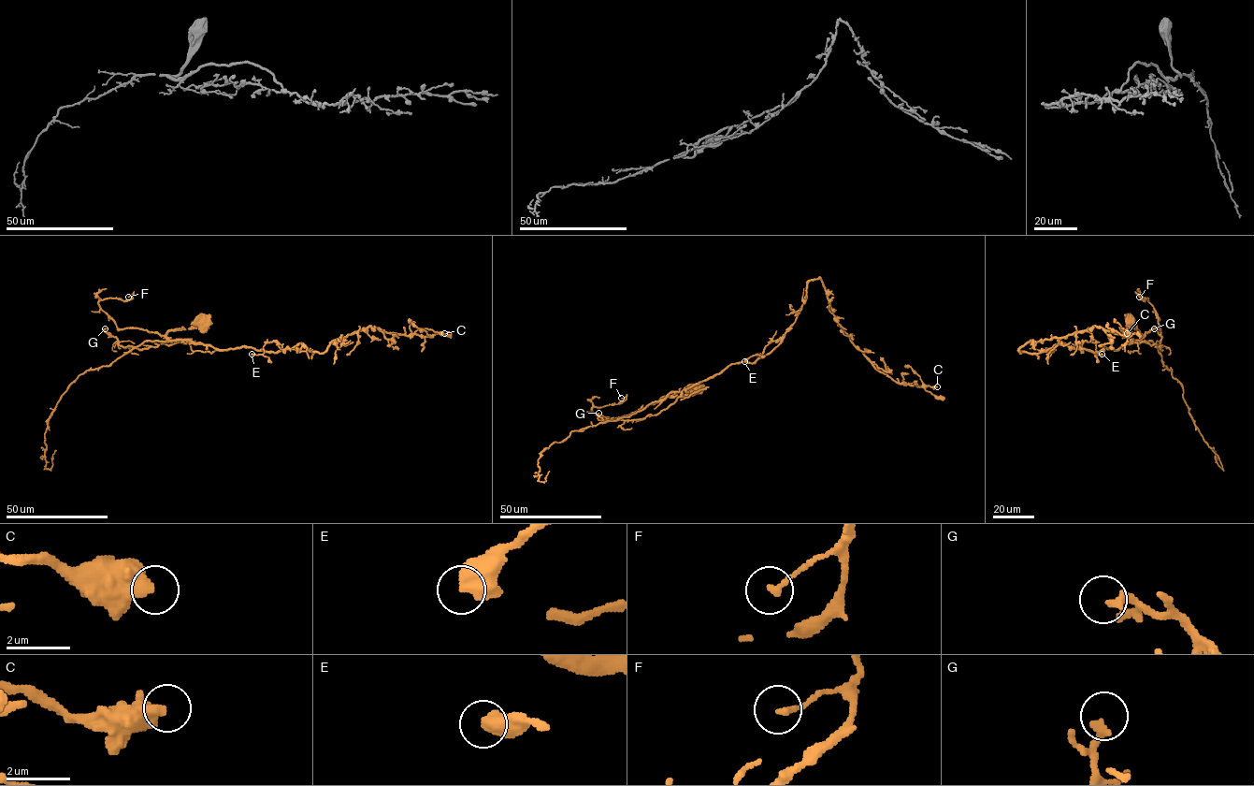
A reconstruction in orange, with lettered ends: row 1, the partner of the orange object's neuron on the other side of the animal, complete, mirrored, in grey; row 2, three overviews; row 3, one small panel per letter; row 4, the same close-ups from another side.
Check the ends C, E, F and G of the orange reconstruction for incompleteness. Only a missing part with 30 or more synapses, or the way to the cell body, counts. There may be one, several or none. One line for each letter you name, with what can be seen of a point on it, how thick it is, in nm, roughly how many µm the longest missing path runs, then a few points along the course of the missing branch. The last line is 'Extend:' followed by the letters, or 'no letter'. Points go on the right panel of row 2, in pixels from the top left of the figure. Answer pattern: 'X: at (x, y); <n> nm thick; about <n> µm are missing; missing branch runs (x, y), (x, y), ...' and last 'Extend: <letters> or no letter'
Extend: no letter

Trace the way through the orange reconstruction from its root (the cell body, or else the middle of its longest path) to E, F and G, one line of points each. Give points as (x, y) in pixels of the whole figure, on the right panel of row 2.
E: (1130, 319), (1139, 340), (1095, 352), (1081, 349), (1082, 343), (1096, 342), (1095, 354), (1102, 354)
F: (1130, 319), (1143, 336), (1155, 327), (1160, 329), (1155, 310), (1147, 298), (1145, 300), (1138, 294), (1139, 297)
G: (1130, 319), (1140, 335), (1140, 339), (1134, 342), (1156, 343), (1156, 347), (1160, 349), (1160, 332), (1154, 328)

